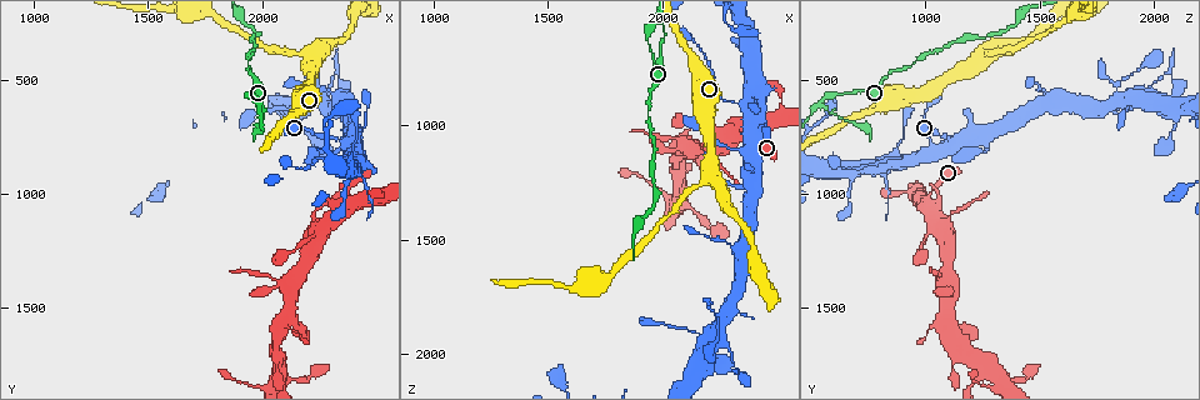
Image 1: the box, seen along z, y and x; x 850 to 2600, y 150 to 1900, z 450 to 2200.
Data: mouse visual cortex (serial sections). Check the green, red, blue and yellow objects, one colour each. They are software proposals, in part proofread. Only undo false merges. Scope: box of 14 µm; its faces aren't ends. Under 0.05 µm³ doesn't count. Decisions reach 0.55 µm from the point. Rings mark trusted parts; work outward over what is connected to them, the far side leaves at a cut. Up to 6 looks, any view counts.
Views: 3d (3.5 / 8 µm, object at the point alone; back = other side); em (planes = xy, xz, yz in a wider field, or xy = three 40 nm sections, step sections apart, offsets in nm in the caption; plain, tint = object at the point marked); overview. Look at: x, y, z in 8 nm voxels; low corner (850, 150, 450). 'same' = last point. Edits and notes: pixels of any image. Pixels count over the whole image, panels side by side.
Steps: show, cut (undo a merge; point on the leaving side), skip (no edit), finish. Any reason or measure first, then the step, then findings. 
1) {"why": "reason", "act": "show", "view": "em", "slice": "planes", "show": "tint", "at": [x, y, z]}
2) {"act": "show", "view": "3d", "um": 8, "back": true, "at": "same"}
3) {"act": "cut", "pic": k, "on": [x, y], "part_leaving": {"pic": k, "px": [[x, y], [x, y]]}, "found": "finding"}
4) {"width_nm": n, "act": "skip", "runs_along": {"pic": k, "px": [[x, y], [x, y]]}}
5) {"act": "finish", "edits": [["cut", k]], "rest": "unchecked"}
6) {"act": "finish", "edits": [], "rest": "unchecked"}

{"why": "thin neck", "act": "show", "view": "3d", "um": 3.5, "at": [2150, 890, 640]}

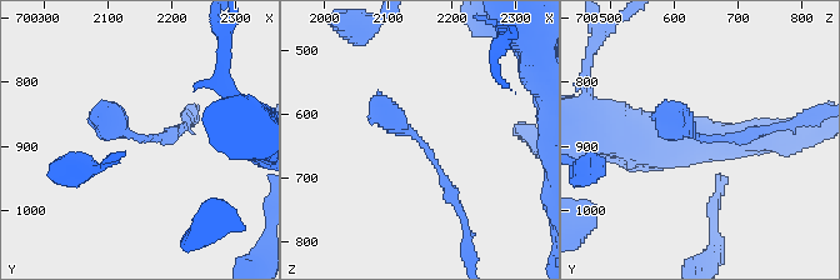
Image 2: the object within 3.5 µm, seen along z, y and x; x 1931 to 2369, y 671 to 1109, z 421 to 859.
{"act": "show", "view": "em", "slice": "planes", "show": "tint", "at": [2155, 880, 645]}

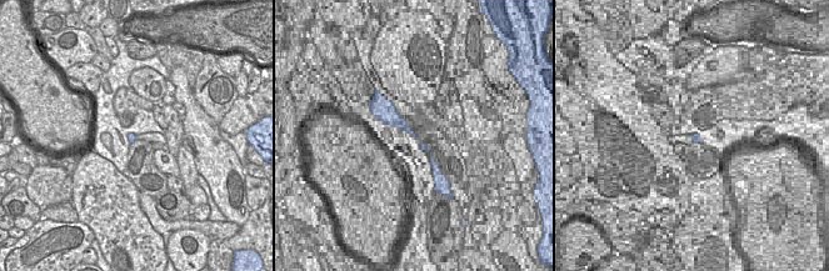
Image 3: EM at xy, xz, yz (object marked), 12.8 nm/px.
{"width_nm": 120, "act": "skip", "runs_along": {"pic": 2, "px": [[461, 211], [430, 150], [376, 93]]}, "found": "all the same cell"}

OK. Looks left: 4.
{"act": "show", "view": "3d", "um": 8, "back": true, "at": [2240, 1140, 1030]}

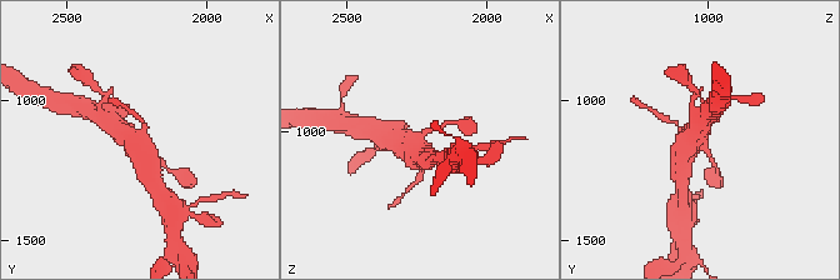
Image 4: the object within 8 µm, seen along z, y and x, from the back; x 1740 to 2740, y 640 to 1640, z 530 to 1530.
{"act": "show", "view": "em", "slice": "xy", "step": 3, "show": "tint", "at": [2250, 1150, 1040]}

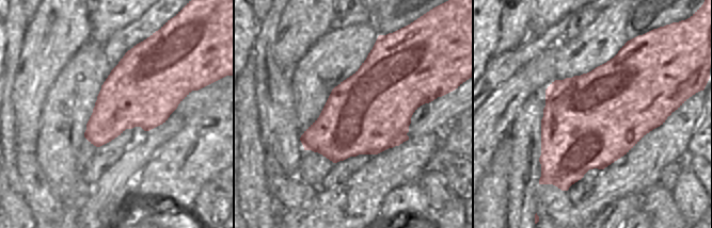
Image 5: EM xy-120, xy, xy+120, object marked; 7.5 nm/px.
{"act": "skip", "runs_along": {"pic": 4, "px": [[105, 111], [141, 150], [146, 165]]}, "found": "one cell here"}

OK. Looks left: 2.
{"why": "three-way junction", "act": "show", "view": "3d", "um": 3.5, "at": [2310, 570, 1520]}

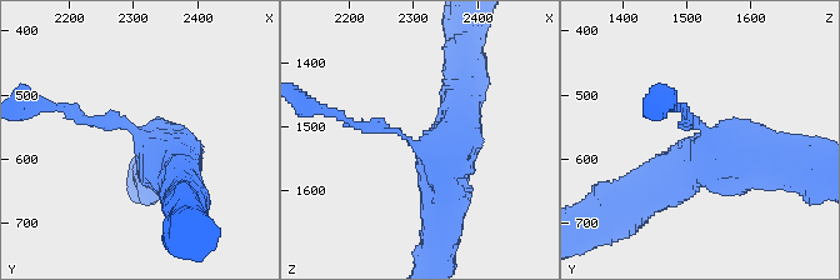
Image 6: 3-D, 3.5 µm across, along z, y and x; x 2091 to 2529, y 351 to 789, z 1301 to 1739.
{"arms": 3, "arm_widths_nm": [100, 500, 500], "act": "show", "view": "em", "slice": "xy", "step": 1, "show": "tint", "at": [2320, 570, 1535]}

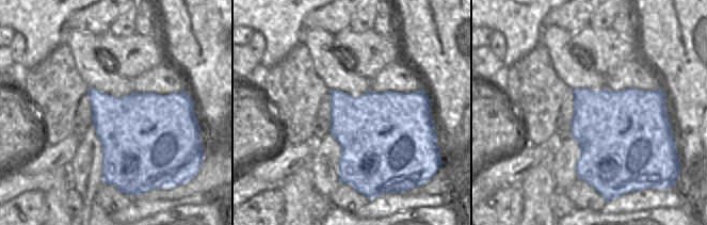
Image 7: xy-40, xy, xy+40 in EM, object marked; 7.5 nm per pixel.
{"act": "skip", "runs_along": {"pic": 6, "px": [[650, 195], [701, 156], [798, 164]]}, "found": "all the same cell"}

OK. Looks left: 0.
{"act": "finish", "edits": [], "rest": "unchecked"}

